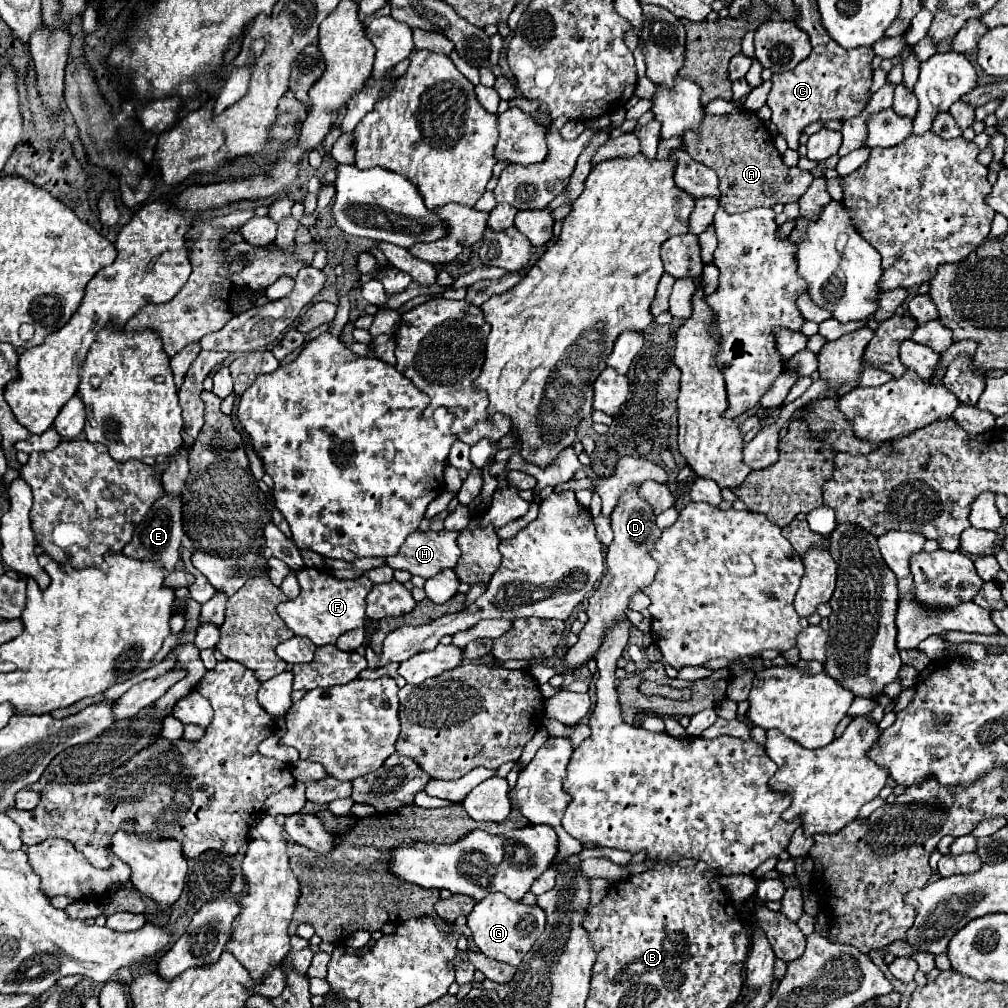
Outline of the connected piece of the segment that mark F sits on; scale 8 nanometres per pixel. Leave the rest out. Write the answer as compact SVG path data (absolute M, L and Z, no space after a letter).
M308 567L302 571L296 571L296 577L302 587L300 595L278 607L278 615L296 635L308 637L316 647L322 647L328 643L336 643L338 637L346 631L364 627L364 621L366 621L364 599L374 585L370 579L360 577L352 581L340 581L324 569L308 569Z

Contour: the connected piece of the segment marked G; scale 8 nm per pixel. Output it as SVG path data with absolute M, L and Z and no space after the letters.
M488 893L466 917L466 925L472 931L472 941L476 943L478 951L482 951L486 957L518 967L526 951L542 935L546 915L538 905L526 905L522 901L506 899L506 895L502 893Z

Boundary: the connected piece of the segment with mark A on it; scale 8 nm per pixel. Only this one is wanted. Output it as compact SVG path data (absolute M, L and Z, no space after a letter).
M736 111L728 115L704 115L698 133L684 133L684 149L694 161L714 169L720 177L720 205L730 213L754 207L772 207L776 203L798 201L812 183L812 173L798 167L786 167L774 147L772 135L754 111Z

